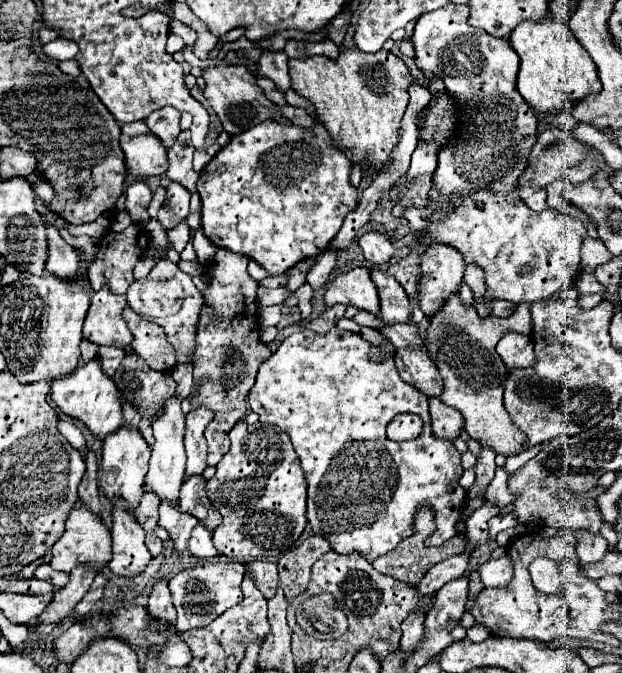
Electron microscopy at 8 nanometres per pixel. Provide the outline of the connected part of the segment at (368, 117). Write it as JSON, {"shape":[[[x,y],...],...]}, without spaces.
{"shape":[[[345,48],[335,62],[323,56],[289,60],[289,76],[291,88],[315,106],[315,120],[319,120],[327,128],[331,140],[335,142],[335,148],[339,148],[341,152],[351,152],[351,162],[359,164],[365,176],[373,176],[383,170],[383,166],[391,160],[393,148],[399,142],[401,118],[409,104],[409,86],[413,84],[413,76],[409,74],[405,62],[387,50],[363,54],[361,50]]]}

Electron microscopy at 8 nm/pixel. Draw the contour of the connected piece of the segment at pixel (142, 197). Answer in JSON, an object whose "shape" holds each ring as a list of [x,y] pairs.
{"shape":[[[133,180],[129,186],[127,186],[127,212],[131,214],[133,222],[143,226],[145,222],[149,222],[149,214],[147,214],[147,204],[151,202],[153,198],[153,192],[147,188],[147,184],[139,182],[139,180]]]}

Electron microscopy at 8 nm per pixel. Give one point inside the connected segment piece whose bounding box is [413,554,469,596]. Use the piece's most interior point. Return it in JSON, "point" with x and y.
{"point":[453,567]}

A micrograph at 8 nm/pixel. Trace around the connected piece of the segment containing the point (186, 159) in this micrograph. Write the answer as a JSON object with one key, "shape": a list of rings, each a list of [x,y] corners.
{"shape":[[[189,130],[181,132],[179,138],[175,140],[173,148],[167,152],[168,169],[165,172],[171,182],[179,182],[185,186],[191,194],[197,192],[197,180],[199,174],[193,170],[191,160],[193,160],[193,146],[191,146],[191,136]]]}

